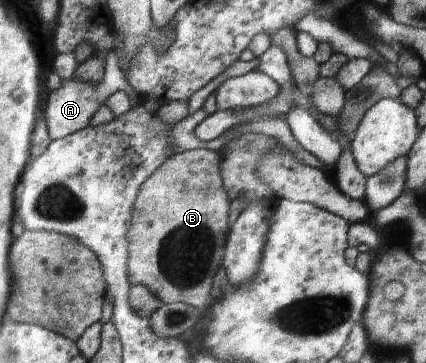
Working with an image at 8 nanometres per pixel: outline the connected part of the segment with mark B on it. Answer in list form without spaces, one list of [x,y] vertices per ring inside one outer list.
[[[196,148],[168,159],[142,185],[130,225],[130,281],[148,285],[163,305],[182,302],[198,308],[201,317],[210,311],[210,289],[220,269],[228,233],[228,195],[220,177],[218,152]]]

